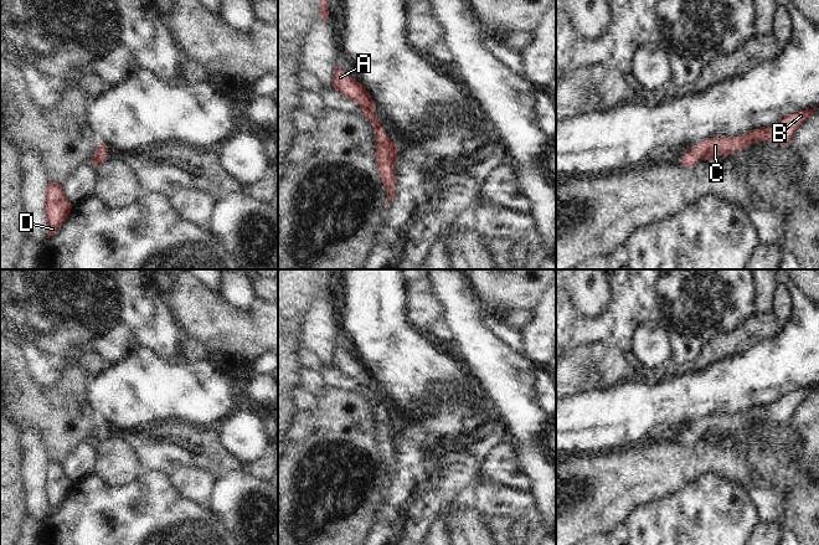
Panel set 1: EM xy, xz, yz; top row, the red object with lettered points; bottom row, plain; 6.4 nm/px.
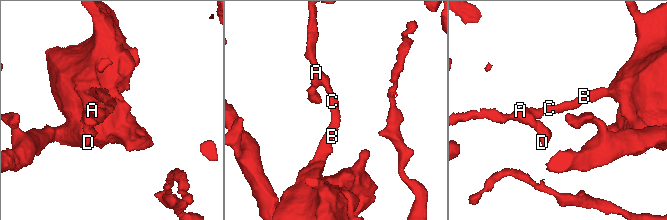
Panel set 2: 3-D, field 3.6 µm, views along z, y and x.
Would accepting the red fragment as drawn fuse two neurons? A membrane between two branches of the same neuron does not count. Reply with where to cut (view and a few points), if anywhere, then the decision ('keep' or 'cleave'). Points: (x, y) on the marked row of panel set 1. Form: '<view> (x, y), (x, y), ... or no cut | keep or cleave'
no cut | keep

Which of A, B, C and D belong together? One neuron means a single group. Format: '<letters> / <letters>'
A B C D

